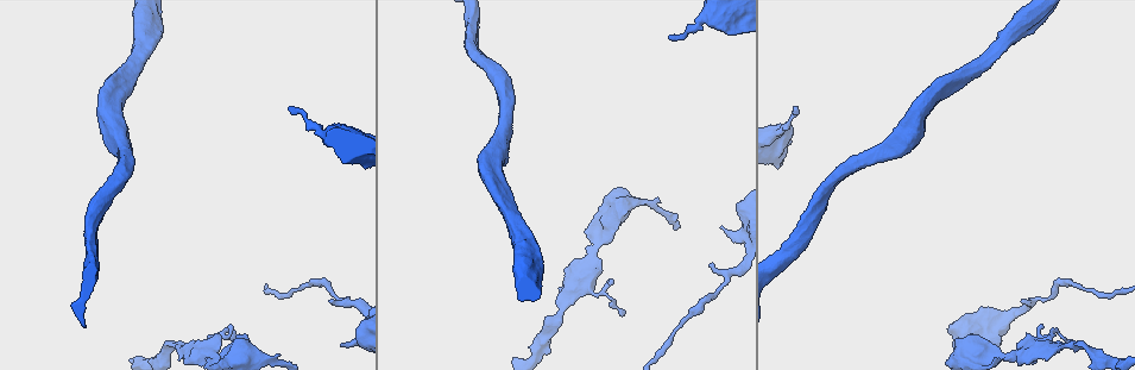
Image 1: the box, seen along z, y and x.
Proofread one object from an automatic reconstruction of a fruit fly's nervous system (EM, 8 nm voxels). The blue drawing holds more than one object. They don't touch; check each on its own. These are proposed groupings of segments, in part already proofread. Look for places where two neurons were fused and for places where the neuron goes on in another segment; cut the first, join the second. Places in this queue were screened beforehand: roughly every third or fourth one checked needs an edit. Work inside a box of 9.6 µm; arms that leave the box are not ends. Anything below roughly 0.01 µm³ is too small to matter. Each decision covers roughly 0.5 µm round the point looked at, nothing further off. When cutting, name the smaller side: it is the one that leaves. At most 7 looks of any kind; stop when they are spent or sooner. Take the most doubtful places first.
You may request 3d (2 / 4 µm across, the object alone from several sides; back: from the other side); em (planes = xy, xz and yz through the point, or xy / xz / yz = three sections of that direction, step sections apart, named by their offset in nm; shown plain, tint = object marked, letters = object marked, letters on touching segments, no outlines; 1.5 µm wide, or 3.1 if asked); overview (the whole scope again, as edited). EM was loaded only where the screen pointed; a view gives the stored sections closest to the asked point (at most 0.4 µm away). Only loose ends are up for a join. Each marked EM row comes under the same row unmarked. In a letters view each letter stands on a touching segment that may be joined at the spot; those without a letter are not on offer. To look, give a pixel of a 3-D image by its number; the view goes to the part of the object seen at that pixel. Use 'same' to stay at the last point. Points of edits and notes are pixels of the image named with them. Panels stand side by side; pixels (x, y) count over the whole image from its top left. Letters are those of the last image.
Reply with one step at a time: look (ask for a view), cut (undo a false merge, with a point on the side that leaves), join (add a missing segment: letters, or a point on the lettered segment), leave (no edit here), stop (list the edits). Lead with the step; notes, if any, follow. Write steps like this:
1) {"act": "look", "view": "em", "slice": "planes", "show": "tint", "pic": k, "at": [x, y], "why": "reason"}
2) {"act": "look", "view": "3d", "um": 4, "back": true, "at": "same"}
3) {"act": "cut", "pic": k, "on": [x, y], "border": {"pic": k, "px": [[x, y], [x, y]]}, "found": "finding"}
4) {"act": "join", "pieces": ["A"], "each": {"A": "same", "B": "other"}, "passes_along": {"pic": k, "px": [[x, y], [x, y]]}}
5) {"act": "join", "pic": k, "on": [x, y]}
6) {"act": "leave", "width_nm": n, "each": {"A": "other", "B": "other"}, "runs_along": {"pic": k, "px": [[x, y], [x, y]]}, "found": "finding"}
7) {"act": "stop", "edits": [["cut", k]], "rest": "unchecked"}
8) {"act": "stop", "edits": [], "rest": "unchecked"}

{"act": "look", "view": "em", "slice": "xz", "step": 4, "show": "letters", "pic": 1, "at": [796, 107], "why": "thin end"}

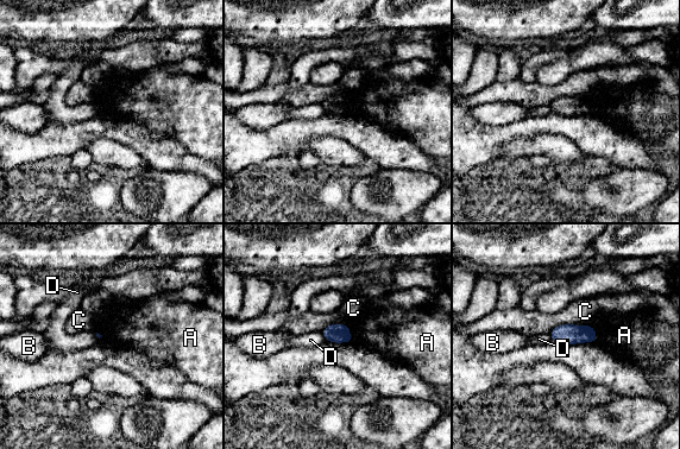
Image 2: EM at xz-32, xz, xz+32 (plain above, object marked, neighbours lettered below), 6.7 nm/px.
{"act": "leave", "longest_contact_nm": ["C", 300], "each": {"A": "other", "B": "other", "C": "other", "D": "other"}, "border": {"pic": 2, "px": [[590, 326], [596, 334], [596, 341]]}, "found": "no lettered segment goes on from it"}

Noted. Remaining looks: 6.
{"act": "look", "view": "3d", "um": 4, "pic": 1, "at": [342, 345], "why": "branch stops here"}

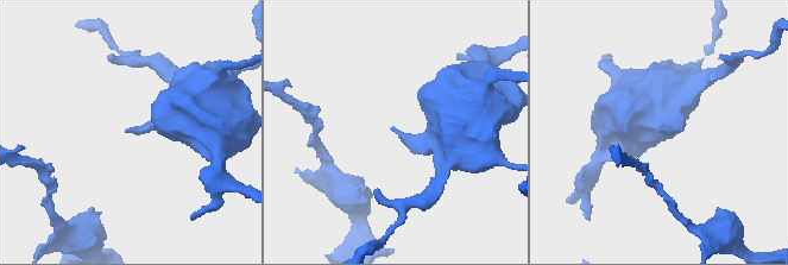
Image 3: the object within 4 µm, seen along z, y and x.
{"act": "look", "view": "em", "slice": "planes", "show": "tint", "pic": 3, "at": [658, 131], "why": "now the EM"}

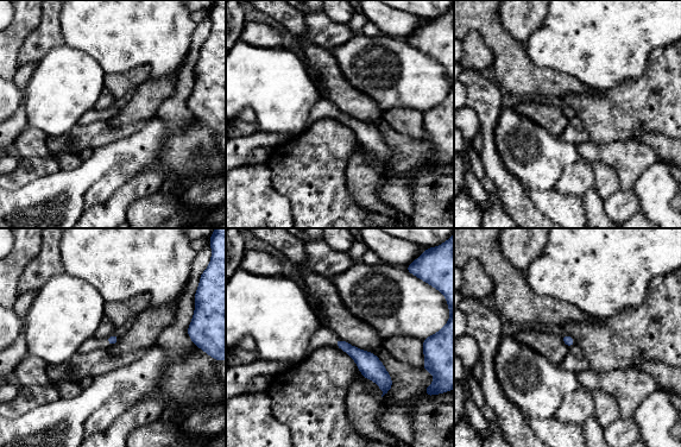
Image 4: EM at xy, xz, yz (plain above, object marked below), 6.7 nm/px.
{"act": "look", "view": "em", "slice": "planes", "show": "letters", "at": "same", "why": "see the neighbours"}

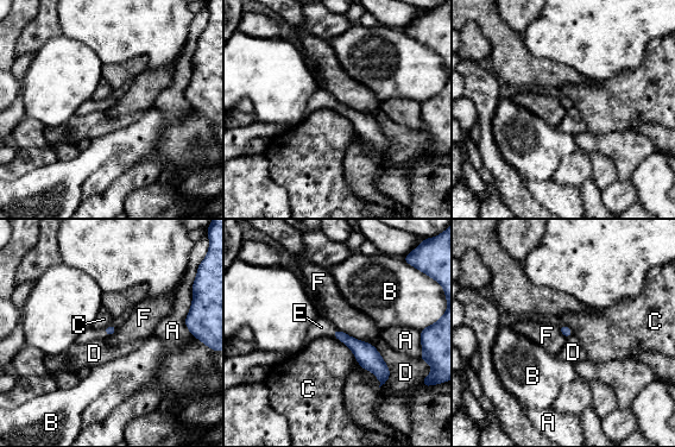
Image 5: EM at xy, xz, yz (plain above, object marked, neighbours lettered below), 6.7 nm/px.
{"act": "join", "pieces": ["E"], "longest_contact_nm": ["C", 400], "each": {"A": "other", "B": "other", "C": "other", "D": "other", "E": "same", "F": "other"}, "passes_along": {"pic": 5, "px": [[109, 329], [105, 332], [90, 334]]}, "found": "it goes on there"}

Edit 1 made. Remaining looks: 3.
{"act": "look", "view": "em", "slice": "xy", "step": 8, "show": "letters", "pic": 1, "at": [621, 315], "why": "tapers out"}

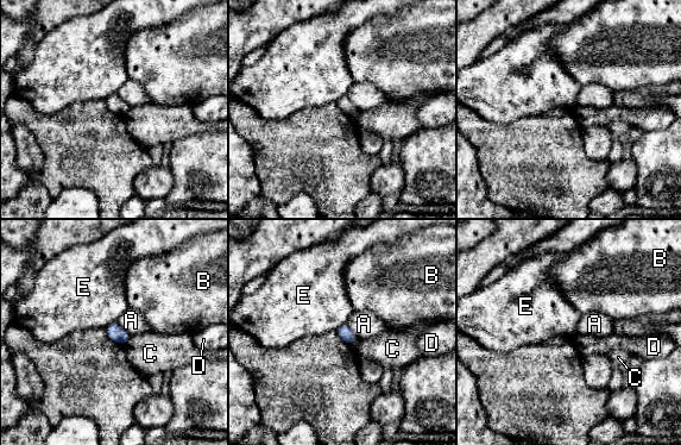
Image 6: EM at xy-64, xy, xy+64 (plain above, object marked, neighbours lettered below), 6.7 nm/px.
{"act": "leave", "each": {"A": "other", "B": "other", "C": "other", "D": "other", "E": "other"}, "found": "none of them fits"}

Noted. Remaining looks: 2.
{"act": "stop", "edits": [["join", 5]], "rest": "unchecked"}

